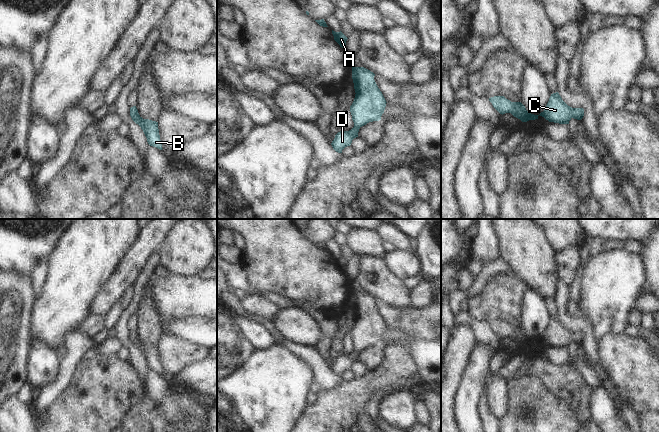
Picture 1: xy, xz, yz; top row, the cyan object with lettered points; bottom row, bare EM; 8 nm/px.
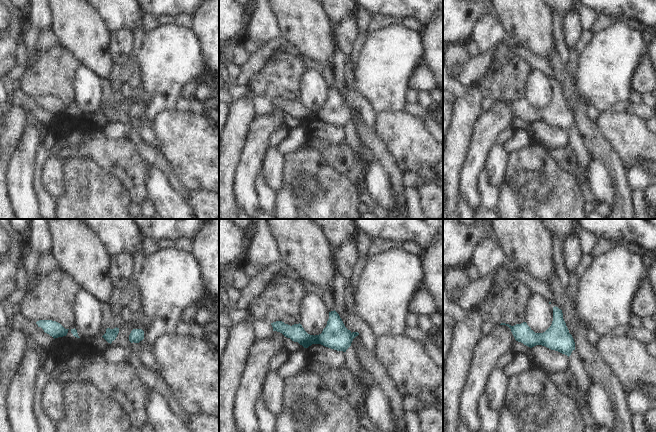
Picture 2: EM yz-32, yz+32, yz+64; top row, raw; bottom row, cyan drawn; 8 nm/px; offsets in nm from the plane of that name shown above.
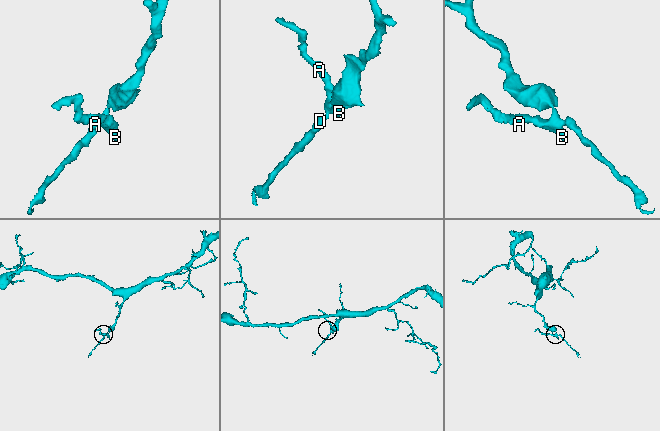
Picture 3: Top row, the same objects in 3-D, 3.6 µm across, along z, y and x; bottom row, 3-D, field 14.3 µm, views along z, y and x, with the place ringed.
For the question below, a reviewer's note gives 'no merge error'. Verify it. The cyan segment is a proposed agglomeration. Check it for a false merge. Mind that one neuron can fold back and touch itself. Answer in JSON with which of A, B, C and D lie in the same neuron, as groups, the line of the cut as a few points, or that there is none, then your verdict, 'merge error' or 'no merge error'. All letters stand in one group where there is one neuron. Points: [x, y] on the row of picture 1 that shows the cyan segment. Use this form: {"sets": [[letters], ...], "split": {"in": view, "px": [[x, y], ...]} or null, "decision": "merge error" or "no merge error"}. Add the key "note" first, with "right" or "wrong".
{"note": "right", "sets": [["A", "B", "C", "D"]], "split": null, "decision": "no merge error"}

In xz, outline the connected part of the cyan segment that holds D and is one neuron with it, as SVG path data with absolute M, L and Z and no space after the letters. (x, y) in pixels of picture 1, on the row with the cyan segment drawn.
M352 67L352 79L356 94L354 101L350 106L350 112L352 115L352 120L354 122L354 127L349 131L340 131L335 135L335 138L332 141L331 145L333 149L338 153L342 153L342 150L345 147L351 145L352 140L358 137L359 129L362 126L366 125L369 122L381 120L381 116L384 113L387 102L377 86L374 80L374 76L375 74L373 72L364 67Z

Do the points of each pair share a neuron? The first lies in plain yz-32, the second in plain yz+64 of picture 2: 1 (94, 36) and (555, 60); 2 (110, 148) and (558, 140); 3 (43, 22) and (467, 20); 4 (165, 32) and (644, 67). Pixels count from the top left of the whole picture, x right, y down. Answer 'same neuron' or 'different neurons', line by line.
1: different neurons
2: different neurons
3: different neurons
4: different neurons

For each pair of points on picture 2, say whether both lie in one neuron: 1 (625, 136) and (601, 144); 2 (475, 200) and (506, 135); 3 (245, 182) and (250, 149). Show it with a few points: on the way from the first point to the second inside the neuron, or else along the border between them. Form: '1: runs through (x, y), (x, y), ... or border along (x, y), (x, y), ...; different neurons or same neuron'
1: border along (596, 121), (603, 136), (622, 161); different neurons
2: border along (511, 126), (499, 134), (496, 142); different neurons
3: runs through (245, 174), (250, 164), (250, 157); same neuron

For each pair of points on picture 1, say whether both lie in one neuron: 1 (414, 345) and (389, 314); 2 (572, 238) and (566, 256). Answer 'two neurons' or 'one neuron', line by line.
1: two neurons
2: two neurons

